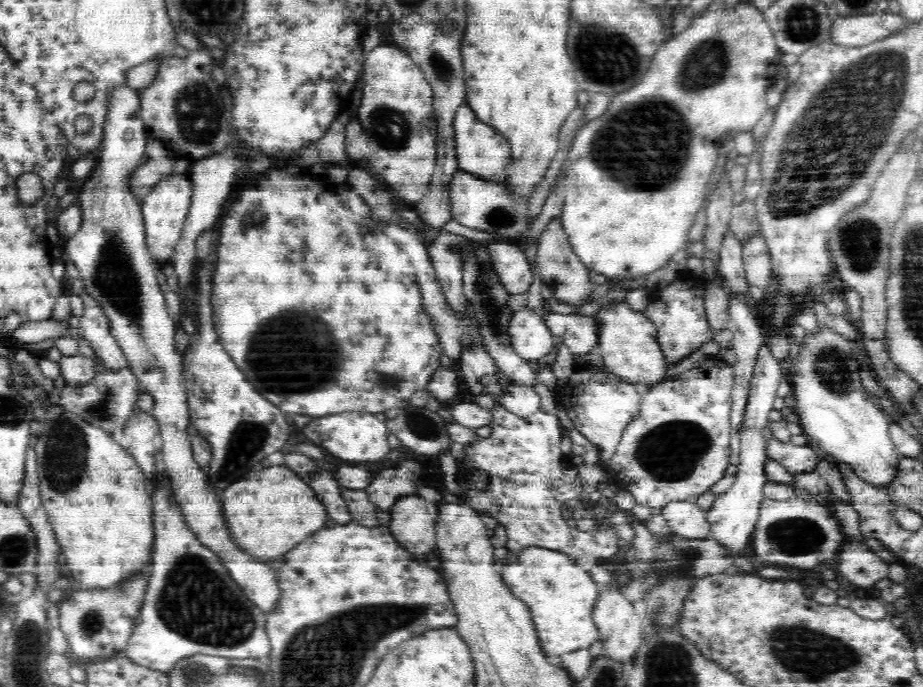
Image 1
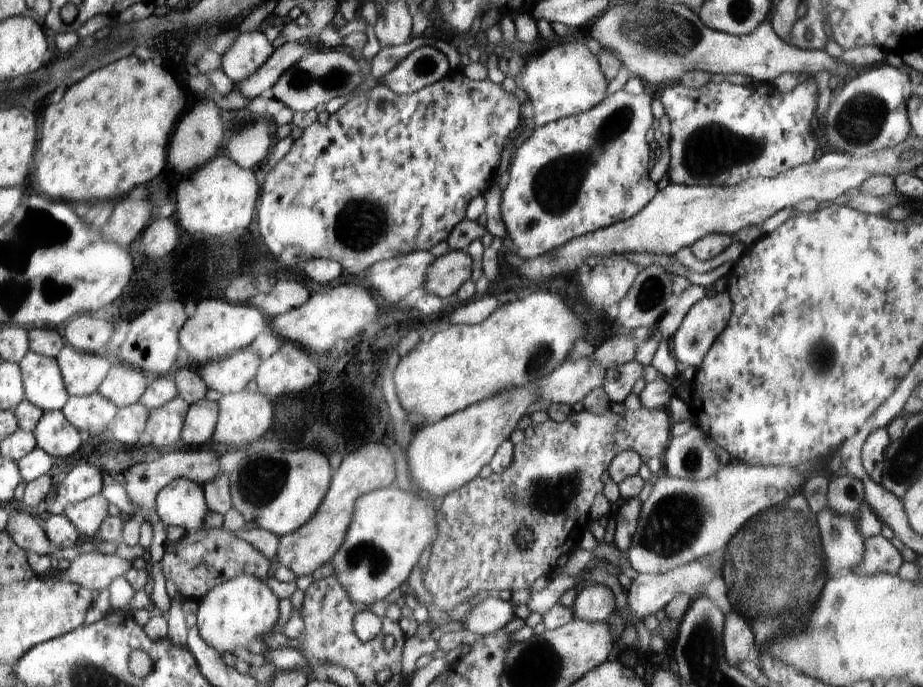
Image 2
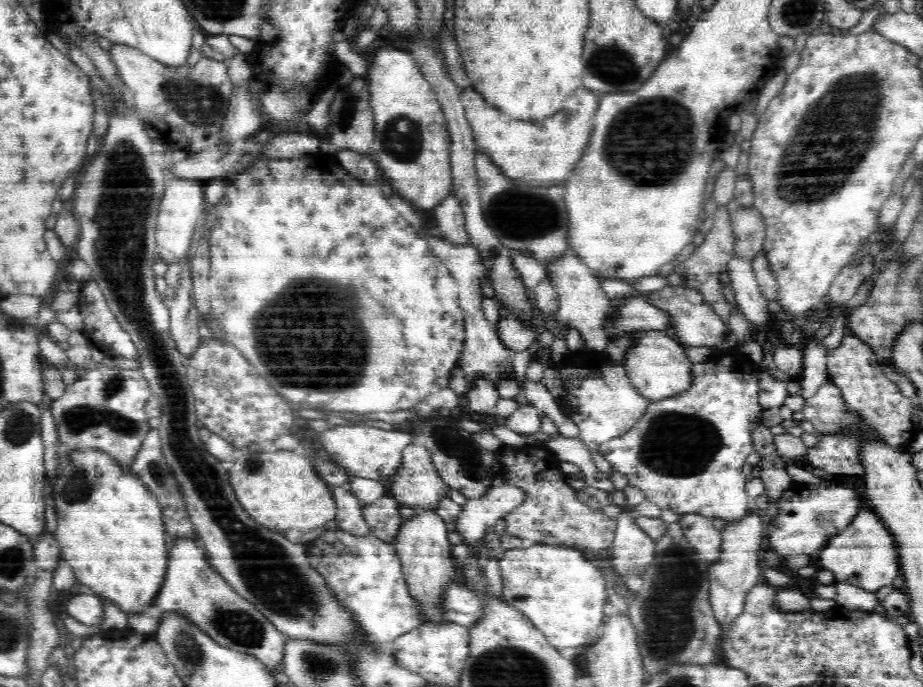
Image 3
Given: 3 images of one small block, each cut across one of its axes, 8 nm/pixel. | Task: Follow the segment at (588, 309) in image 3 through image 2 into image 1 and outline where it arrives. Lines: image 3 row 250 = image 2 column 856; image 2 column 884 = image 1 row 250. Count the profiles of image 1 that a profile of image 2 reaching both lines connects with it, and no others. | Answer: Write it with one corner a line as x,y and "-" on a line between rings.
554,217
541,232
538,245
537,258
533,265
534,272
539,274
543,284
550,287
552,297
560,303
571,305
580,305
582,300
588,302
587,298
594,290
594,280
599,282
600,279
590,272
572,250
559,217

